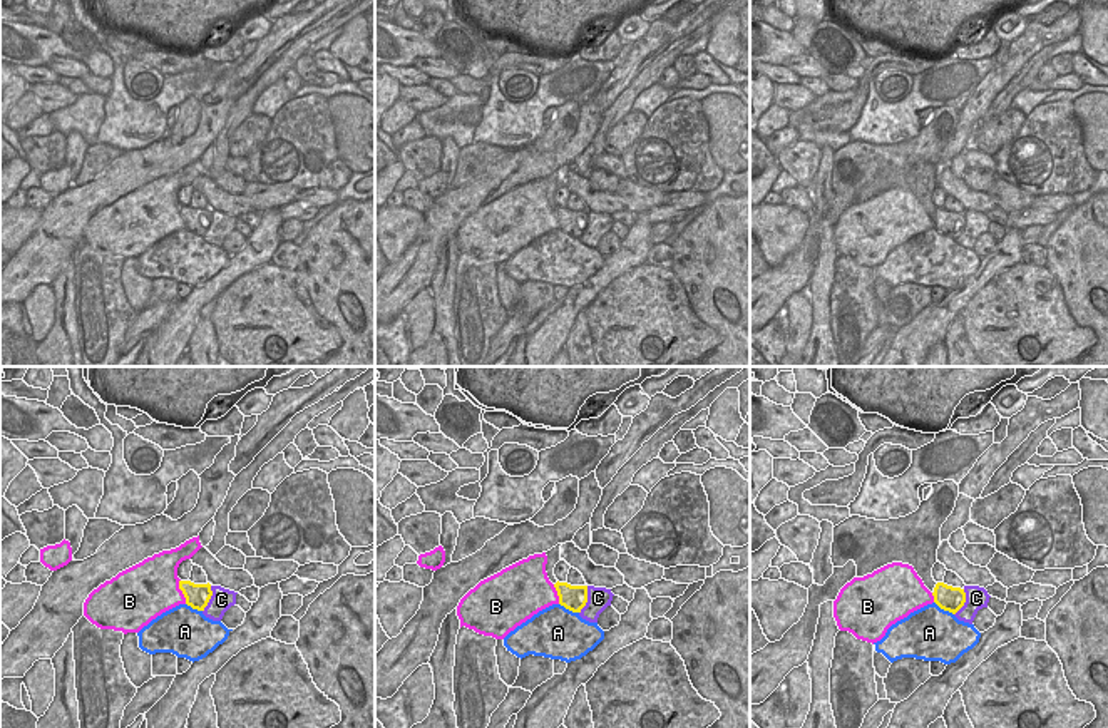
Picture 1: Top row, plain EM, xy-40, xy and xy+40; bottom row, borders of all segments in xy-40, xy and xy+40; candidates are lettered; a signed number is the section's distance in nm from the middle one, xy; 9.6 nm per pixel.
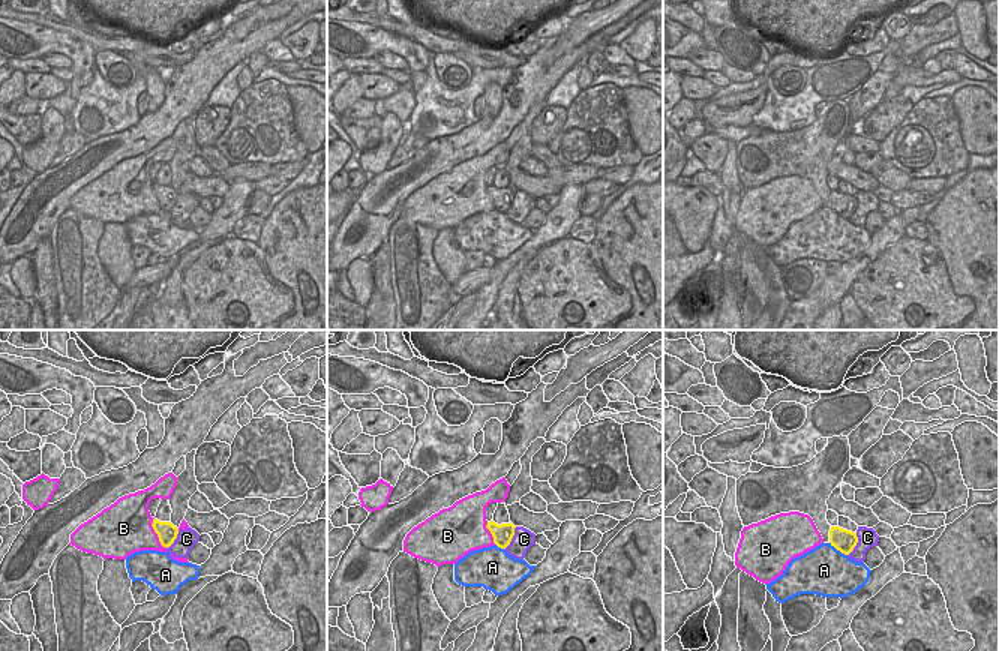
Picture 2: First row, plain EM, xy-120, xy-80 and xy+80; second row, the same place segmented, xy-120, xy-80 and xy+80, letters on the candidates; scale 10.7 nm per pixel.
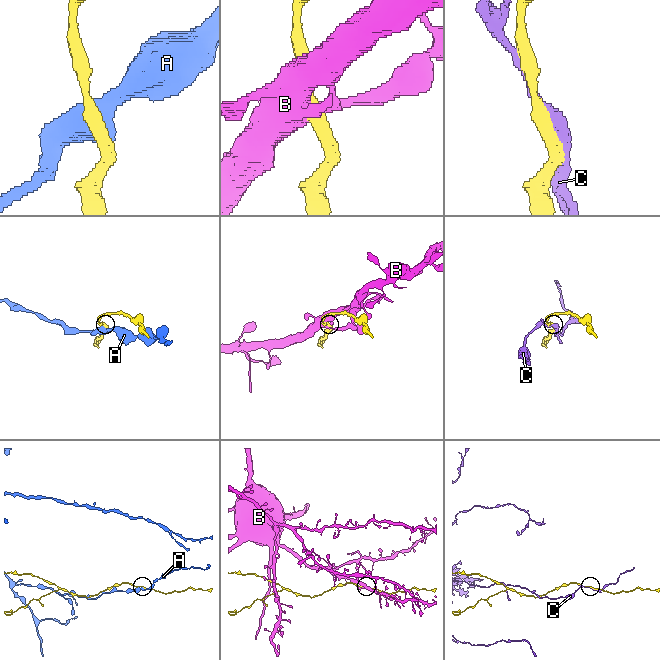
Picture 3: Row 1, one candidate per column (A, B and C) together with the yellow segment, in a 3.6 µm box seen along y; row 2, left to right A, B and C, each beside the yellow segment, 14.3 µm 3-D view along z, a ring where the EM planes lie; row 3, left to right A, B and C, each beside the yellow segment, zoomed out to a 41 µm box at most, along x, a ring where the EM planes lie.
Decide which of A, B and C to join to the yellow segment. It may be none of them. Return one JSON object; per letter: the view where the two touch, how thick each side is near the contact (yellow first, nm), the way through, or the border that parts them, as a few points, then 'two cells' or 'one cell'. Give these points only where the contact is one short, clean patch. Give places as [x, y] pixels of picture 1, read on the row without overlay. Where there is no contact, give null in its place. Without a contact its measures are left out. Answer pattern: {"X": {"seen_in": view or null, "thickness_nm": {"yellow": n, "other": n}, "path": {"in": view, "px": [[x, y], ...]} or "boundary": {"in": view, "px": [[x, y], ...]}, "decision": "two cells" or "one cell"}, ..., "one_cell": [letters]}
{"A": {"seen_in": "xy", "thickness_nm": {"yellow": 240, "other": 480}, "decision": "two cells"}, "B": {"seen_in": "xy-40", "thickness_nm": {"yellow": 240, "other": 440}, "decision": "two cells"}, "C": {"seen_in": "xy", "thickness_nm": {"yellow": 240, "other": 220}, "decision": "two cells"}, "one_cell": []}

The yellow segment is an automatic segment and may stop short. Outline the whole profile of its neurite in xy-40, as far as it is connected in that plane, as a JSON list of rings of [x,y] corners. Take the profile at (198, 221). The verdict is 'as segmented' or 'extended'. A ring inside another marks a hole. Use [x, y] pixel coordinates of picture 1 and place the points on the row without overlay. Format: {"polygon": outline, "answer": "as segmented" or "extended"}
{"polygon": [[[179,206],[179,214],[182,216],[186,223],[186,229],[191,231],[192,234],[204,236],[208,231],[213,216],[211,209],[194,209],[191,206]]], "answer": "as segmented"}

